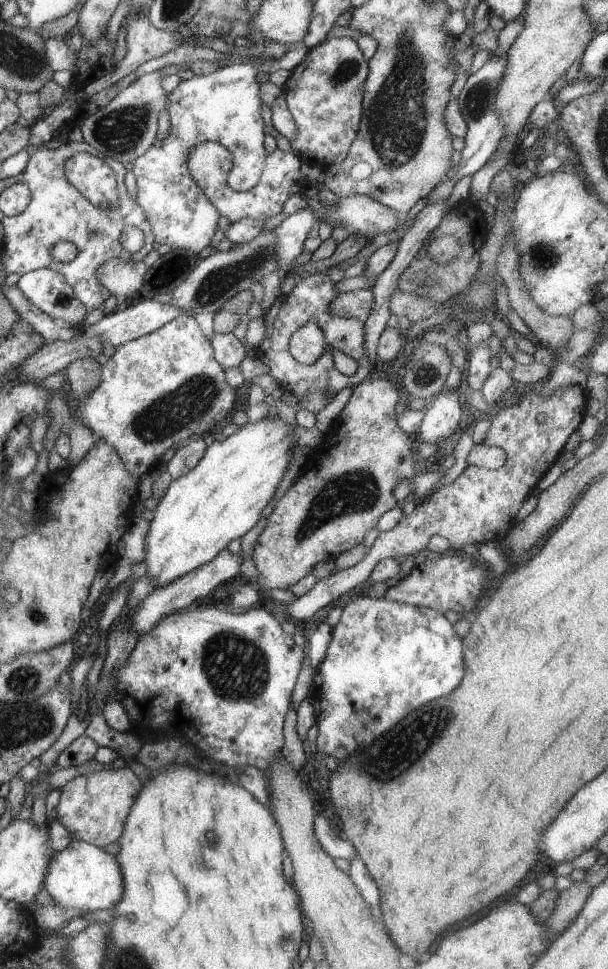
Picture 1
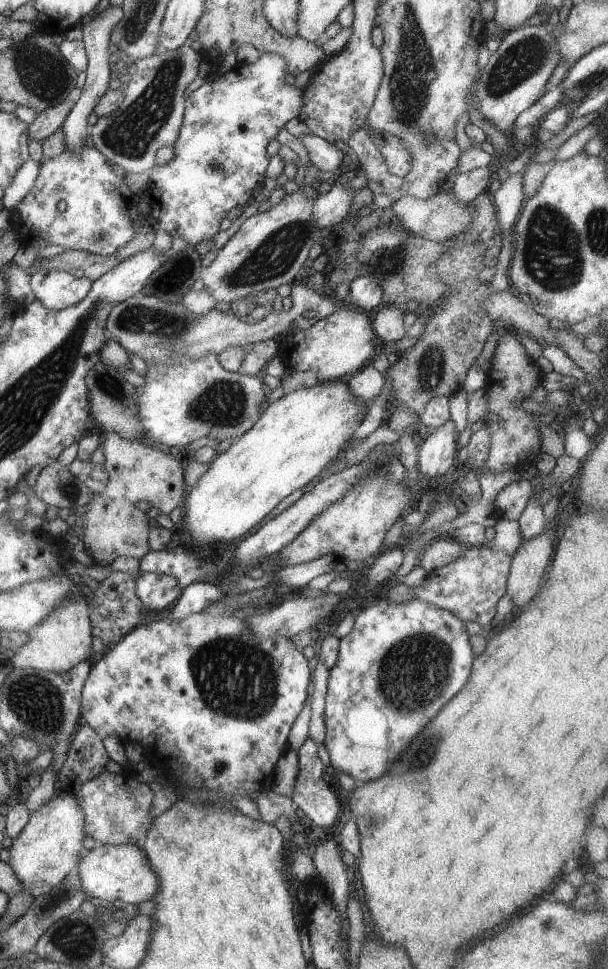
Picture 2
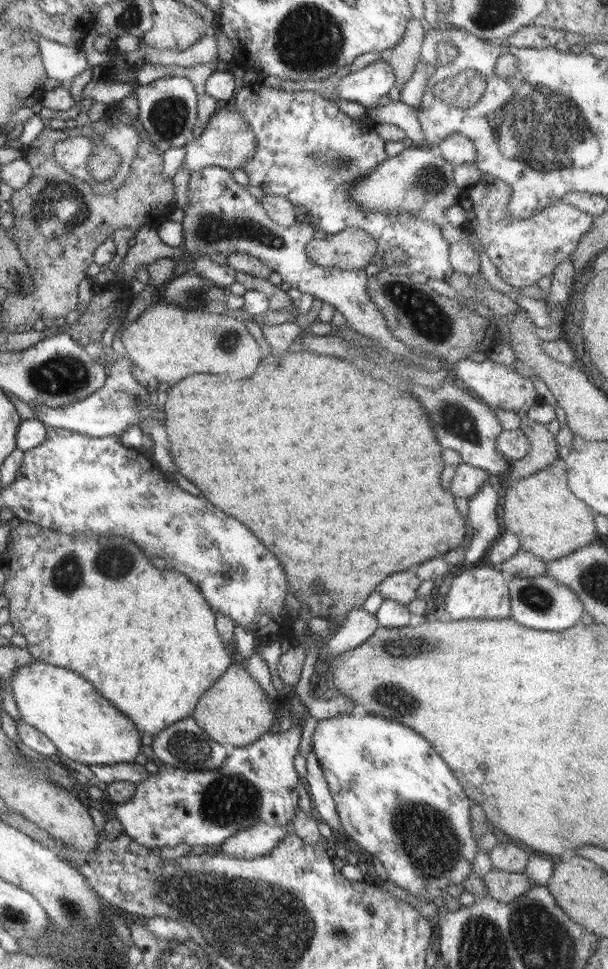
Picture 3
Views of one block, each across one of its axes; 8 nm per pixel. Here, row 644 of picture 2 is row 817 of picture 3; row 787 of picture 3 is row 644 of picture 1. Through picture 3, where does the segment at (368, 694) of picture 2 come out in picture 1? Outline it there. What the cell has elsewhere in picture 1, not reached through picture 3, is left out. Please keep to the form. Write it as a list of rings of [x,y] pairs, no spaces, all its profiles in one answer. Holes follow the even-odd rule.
[[[363,594],[361,597],[354,598],[352,602],[348,602],[344,606],[340,622],[332,627],[332,640],[328,645],[326,651],[326,658],[322,660],[322,664],[318,666],[312,679],[312,688],[308,692],[308,700],[312,703],[315,710],[316,726],[318,726],[318,737],[316,738],[317,751],[322,756],[334,756],[336,760],[344,760],[348,754],[362,750],[364,746],[368,746],[368,742],[374,742],[376,738],[380,738],[384,732],[388,732],[394,724],[398,724],[398,720],[402,720],[408,712],[416,710],[418,706],[440,698],[448,692],[452,692],[452,688],[456,688],[462,680],[465,672],[464,662],[464,646],[462,646],[462,638],[458,636],[454,629],[454,625],[448,620],[444,614],[431,608],[418,608],[417,606],[410,606],[396,601],[383,599],[375,599]]]

